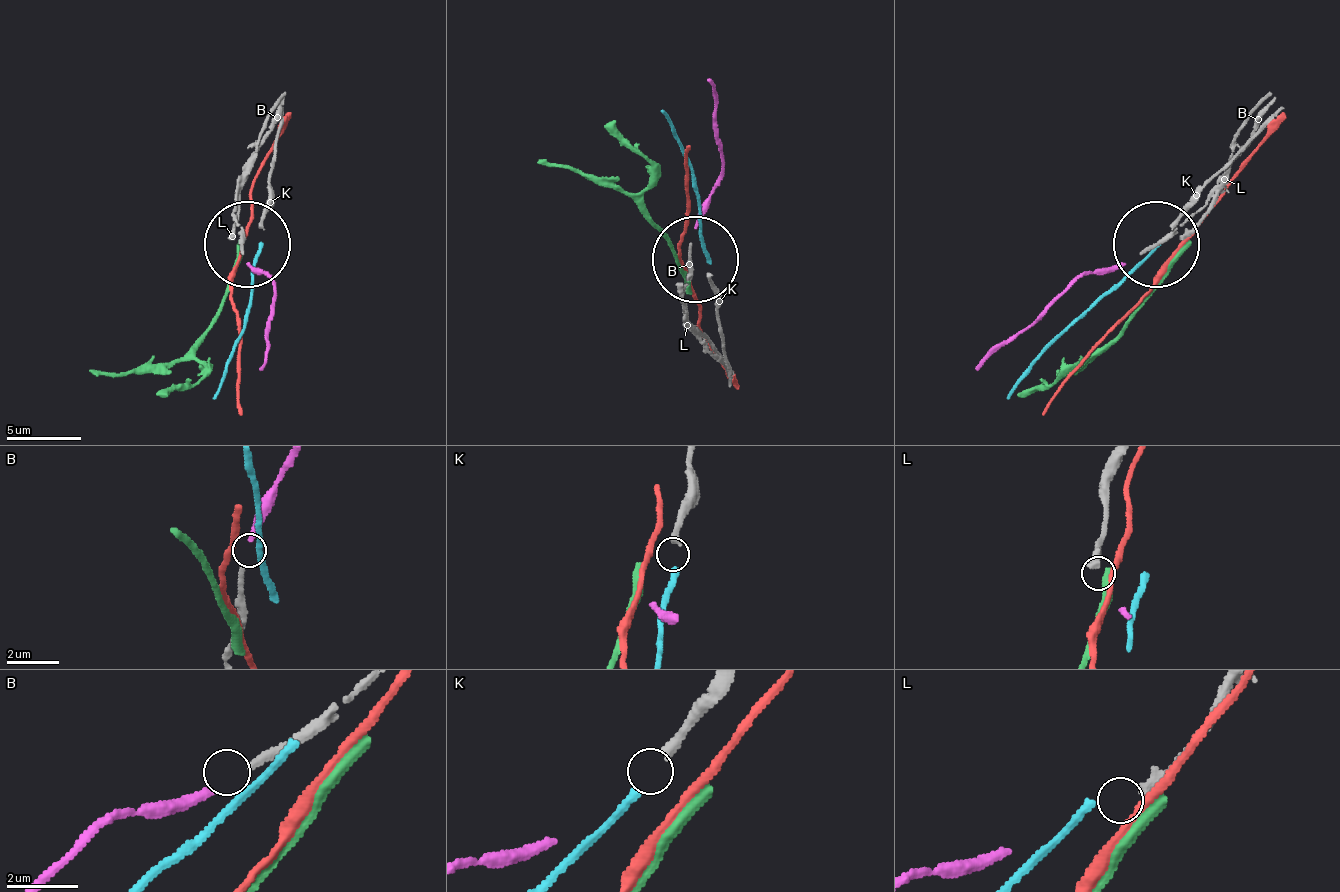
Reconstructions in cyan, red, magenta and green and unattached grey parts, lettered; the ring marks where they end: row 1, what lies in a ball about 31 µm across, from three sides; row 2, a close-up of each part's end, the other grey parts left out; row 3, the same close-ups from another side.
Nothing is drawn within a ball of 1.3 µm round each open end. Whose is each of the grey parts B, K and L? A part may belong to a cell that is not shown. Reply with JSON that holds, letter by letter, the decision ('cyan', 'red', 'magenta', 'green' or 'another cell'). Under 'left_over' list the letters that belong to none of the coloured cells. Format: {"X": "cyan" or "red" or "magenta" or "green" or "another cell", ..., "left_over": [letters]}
{"B": "magenta", "K": "cyan", "L": "another cell", "left_over": ["L"]}

